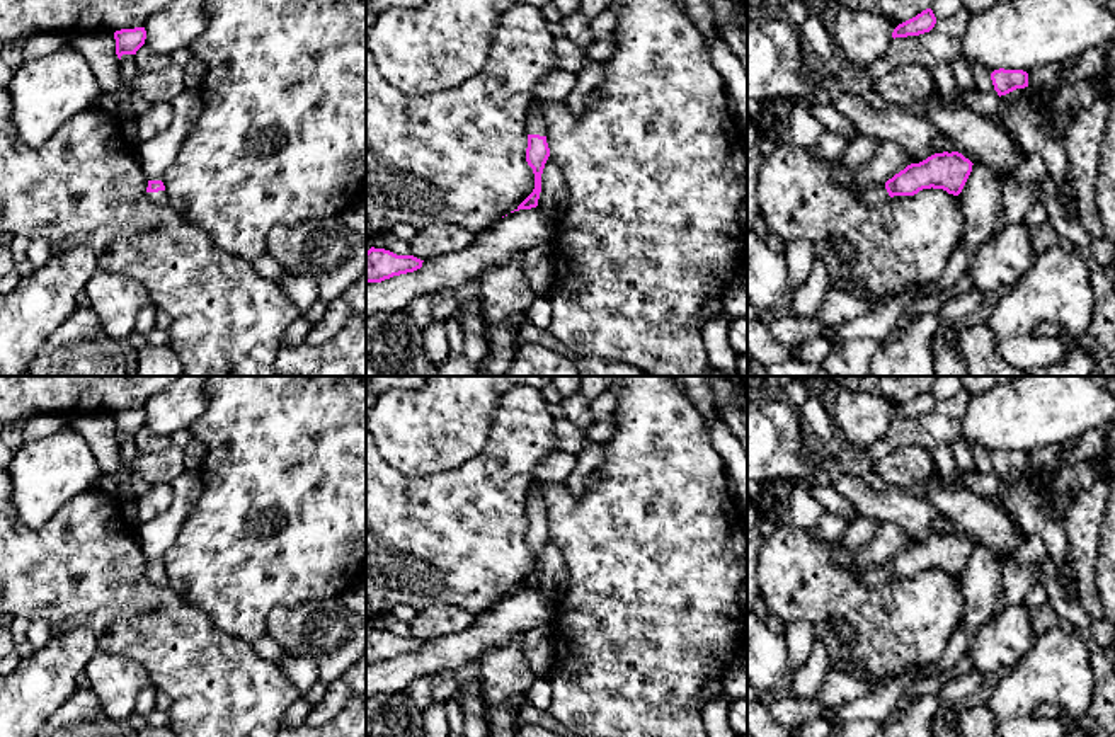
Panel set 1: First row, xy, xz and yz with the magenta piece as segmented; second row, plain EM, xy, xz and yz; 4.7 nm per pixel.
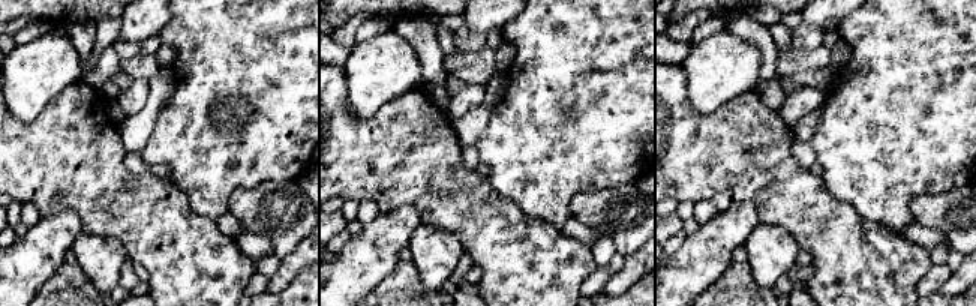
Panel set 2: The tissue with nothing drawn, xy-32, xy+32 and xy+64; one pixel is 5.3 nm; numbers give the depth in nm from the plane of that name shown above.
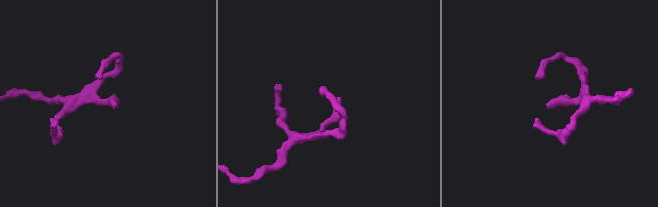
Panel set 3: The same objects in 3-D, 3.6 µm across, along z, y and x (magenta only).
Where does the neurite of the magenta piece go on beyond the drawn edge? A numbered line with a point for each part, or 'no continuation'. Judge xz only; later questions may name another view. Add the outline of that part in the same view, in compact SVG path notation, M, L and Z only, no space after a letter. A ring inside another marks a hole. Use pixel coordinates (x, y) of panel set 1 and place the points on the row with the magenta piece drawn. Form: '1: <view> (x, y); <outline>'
1: xz (537, 123); M536 100L533 104L533 111L528 116L526 131L528 134L548 134L548 121L546 121L546 104L548 100Z

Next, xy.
1: xy (160, 198); M165 191L146 192L146 196L153 204L158 204L158 206L169 204L169 194Z

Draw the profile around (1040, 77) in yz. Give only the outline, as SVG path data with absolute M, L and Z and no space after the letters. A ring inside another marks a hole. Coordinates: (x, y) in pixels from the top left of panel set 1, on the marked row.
M1062 61L1033 66L1028 71L1028 87L1042 92L1049 85L1052 85L1054 80L1062 73L1062 66Z

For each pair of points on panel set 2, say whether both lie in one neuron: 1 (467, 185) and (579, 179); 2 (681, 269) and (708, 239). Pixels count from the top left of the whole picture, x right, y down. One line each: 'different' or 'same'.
1: different
2: same

